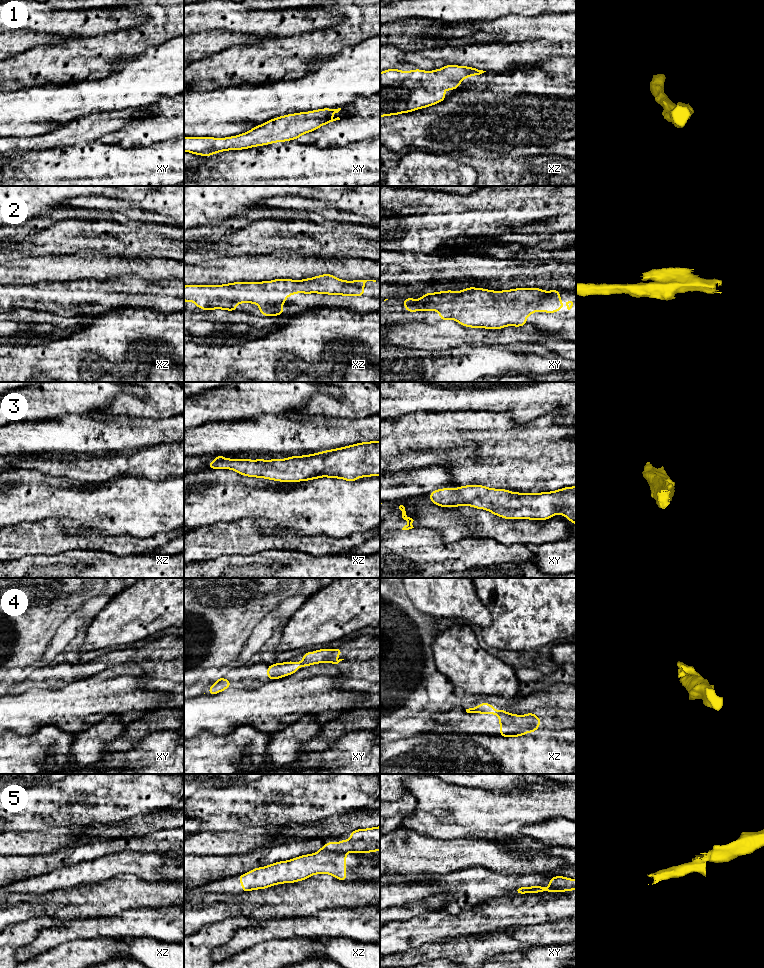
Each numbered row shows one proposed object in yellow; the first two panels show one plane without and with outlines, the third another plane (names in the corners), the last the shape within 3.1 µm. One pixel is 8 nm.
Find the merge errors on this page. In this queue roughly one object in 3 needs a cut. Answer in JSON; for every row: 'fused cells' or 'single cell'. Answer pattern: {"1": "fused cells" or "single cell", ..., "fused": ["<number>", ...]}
{"1": "single cell", "2": "single cell", "3": "single cell", "4": "single cell", "5": "fused cells", "fused": ["5"]}

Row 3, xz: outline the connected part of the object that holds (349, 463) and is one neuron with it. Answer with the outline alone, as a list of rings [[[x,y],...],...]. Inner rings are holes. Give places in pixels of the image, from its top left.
[[[380,441],[361,442],[343,448],[337,448],[311,455],[292,456],[287,459],[248,460],[227,459],[215,455],[216,459],[207,464],[211,469],[233,469],[249,477],[266,478],[281,482],[298,482],[320,477],[340,478],[350,482],[359,477],[380,476]]]

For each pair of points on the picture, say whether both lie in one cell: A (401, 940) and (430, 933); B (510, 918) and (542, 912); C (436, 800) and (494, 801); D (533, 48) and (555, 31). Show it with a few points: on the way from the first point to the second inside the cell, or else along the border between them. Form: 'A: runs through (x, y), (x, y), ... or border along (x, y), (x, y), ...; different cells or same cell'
A: runs through (408, 934), (423, 933); same cell
B: runs through (518, 912), (534, 912); same cell
C: runs through (450, 801), (480, 801); same cell
D: border along (565, 41), (532, 39), (522, 42); different cells

